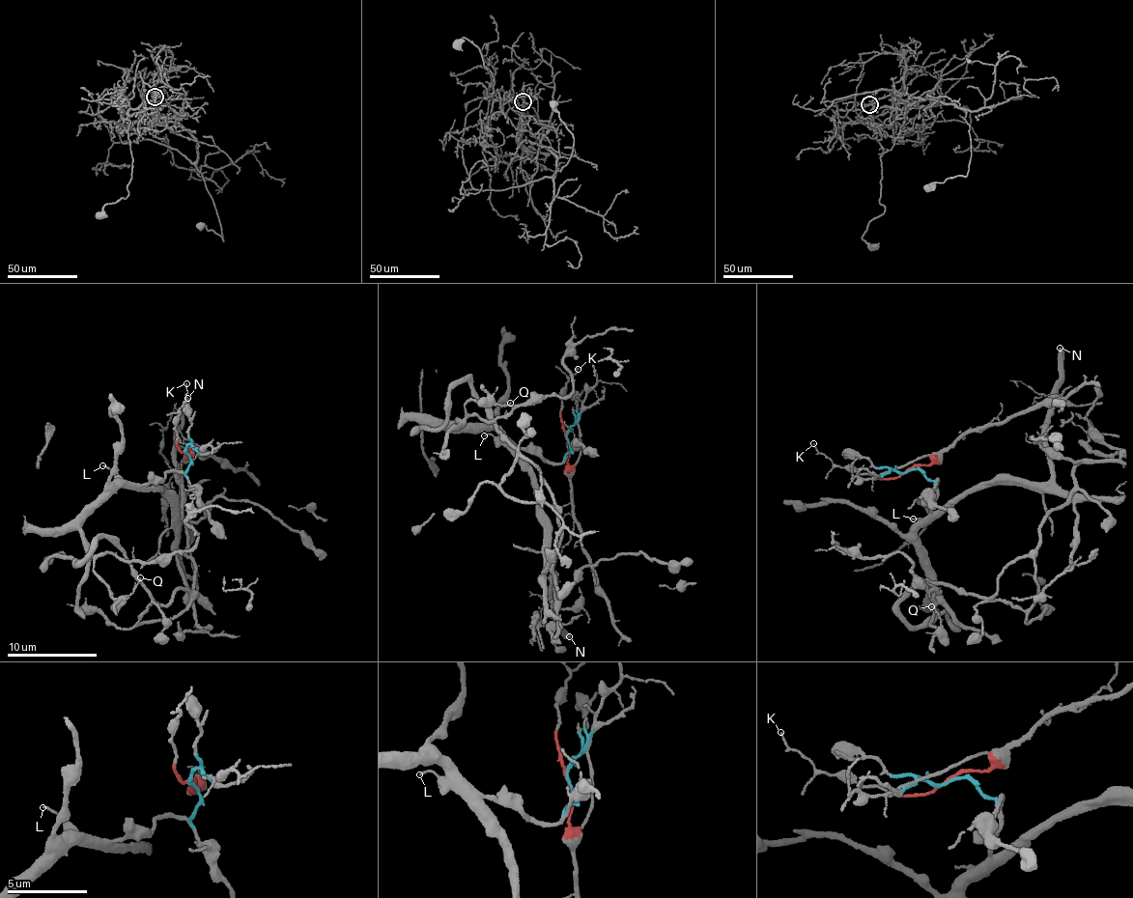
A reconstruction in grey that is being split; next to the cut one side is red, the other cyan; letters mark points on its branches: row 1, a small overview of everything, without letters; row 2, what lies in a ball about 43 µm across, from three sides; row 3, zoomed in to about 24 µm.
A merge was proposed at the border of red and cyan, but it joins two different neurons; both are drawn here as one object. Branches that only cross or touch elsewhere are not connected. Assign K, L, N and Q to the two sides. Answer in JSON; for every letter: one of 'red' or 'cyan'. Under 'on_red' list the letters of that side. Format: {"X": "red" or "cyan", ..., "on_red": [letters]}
{"K": "red", "L": "cyan", "N": "cyan", "Q": "cyan", "on_red": ["K"]}

